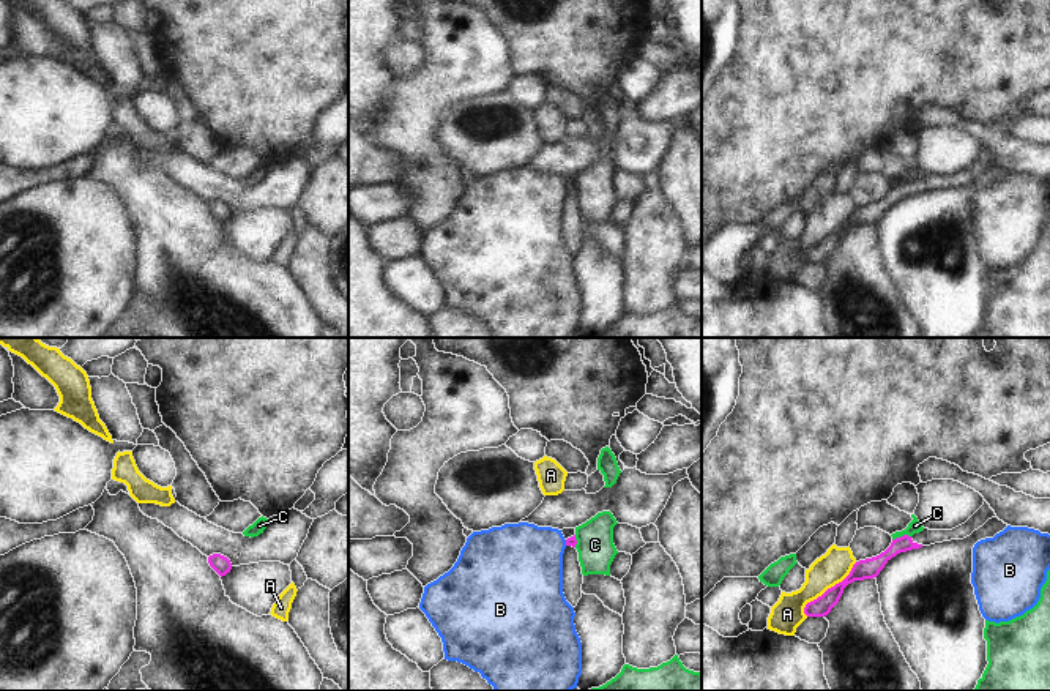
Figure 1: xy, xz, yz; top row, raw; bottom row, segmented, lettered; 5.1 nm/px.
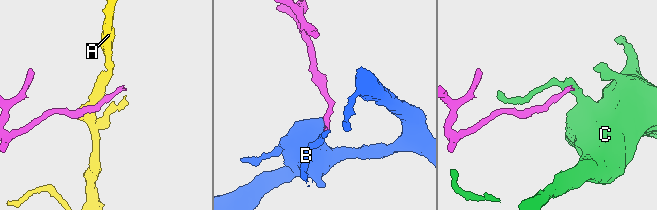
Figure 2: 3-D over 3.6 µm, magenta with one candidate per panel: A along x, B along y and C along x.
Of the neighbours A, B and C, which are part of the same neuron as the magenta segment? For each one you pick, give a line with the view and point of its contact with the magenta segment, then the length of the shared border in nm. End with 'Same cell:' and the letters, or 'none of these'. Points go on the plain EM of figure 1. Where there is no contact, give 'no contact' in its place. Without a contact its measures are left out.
Same cell: none of these

